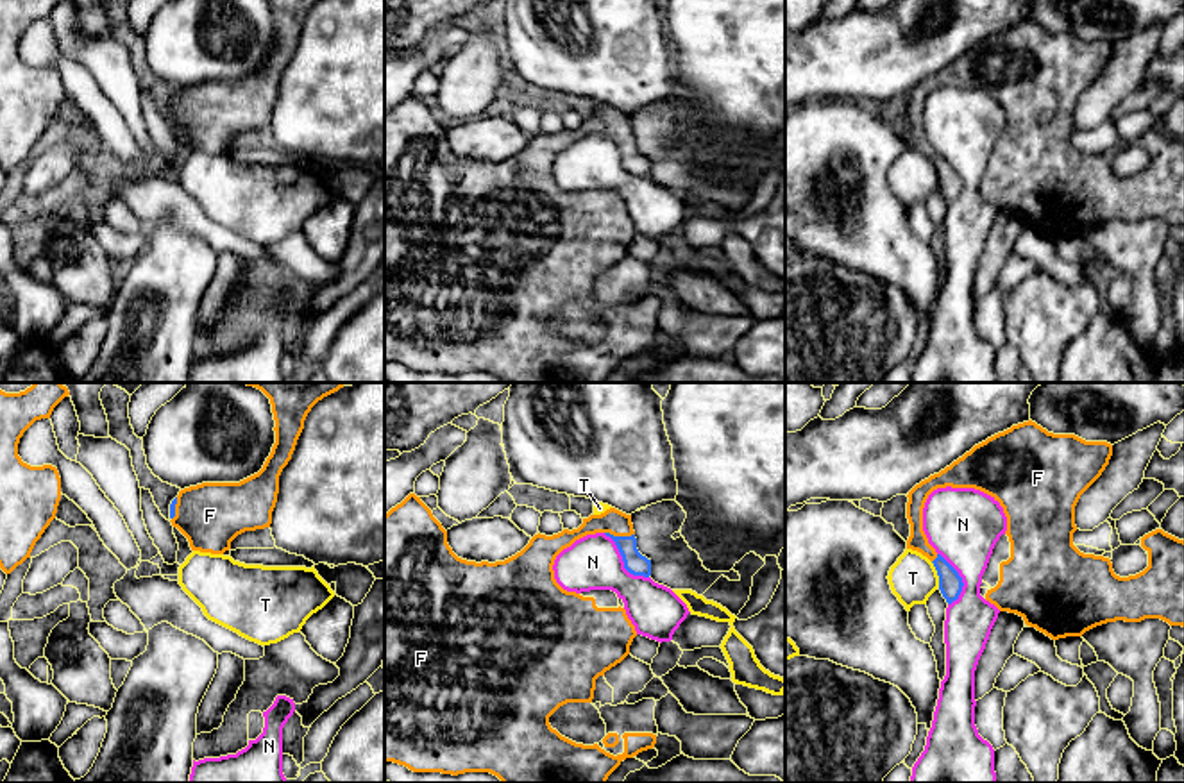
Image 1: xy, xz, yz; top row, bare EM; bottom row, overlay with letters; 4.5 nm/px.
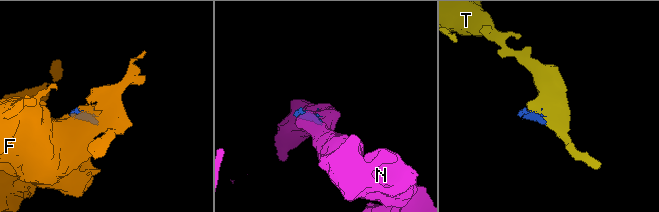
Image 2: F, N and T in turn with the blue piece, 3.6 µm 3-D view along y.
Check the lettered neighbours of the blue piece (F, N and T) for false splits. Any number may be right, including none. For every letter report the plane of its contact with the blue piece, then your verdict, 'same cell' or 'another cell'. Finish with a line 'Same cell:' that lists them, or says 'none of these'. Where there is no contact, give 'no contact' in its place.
F: xz | same cell
N: xz | another cell
T: yz | another cell
Same cell: F

